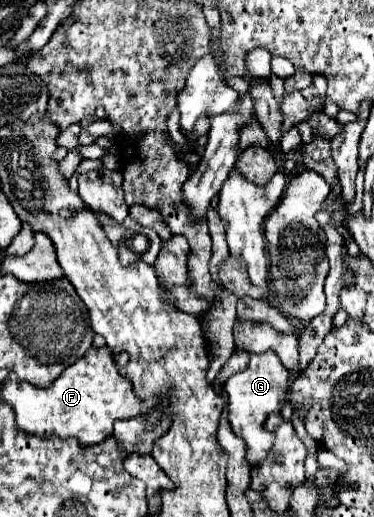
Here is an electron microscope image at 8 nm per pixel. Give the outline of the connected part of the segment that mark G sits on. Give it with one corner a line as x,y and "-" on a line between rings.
268,350
264,354
250,354
250,366
244,372
234,374
224,384
224,390
228,394
228,420
234,434
246,442
246,462
250,464
250,468
258,468
274,444
274,434
264,430
264,422
268,414
280,412
280,400
288,392
288,378
290,372
282,368
278,356

